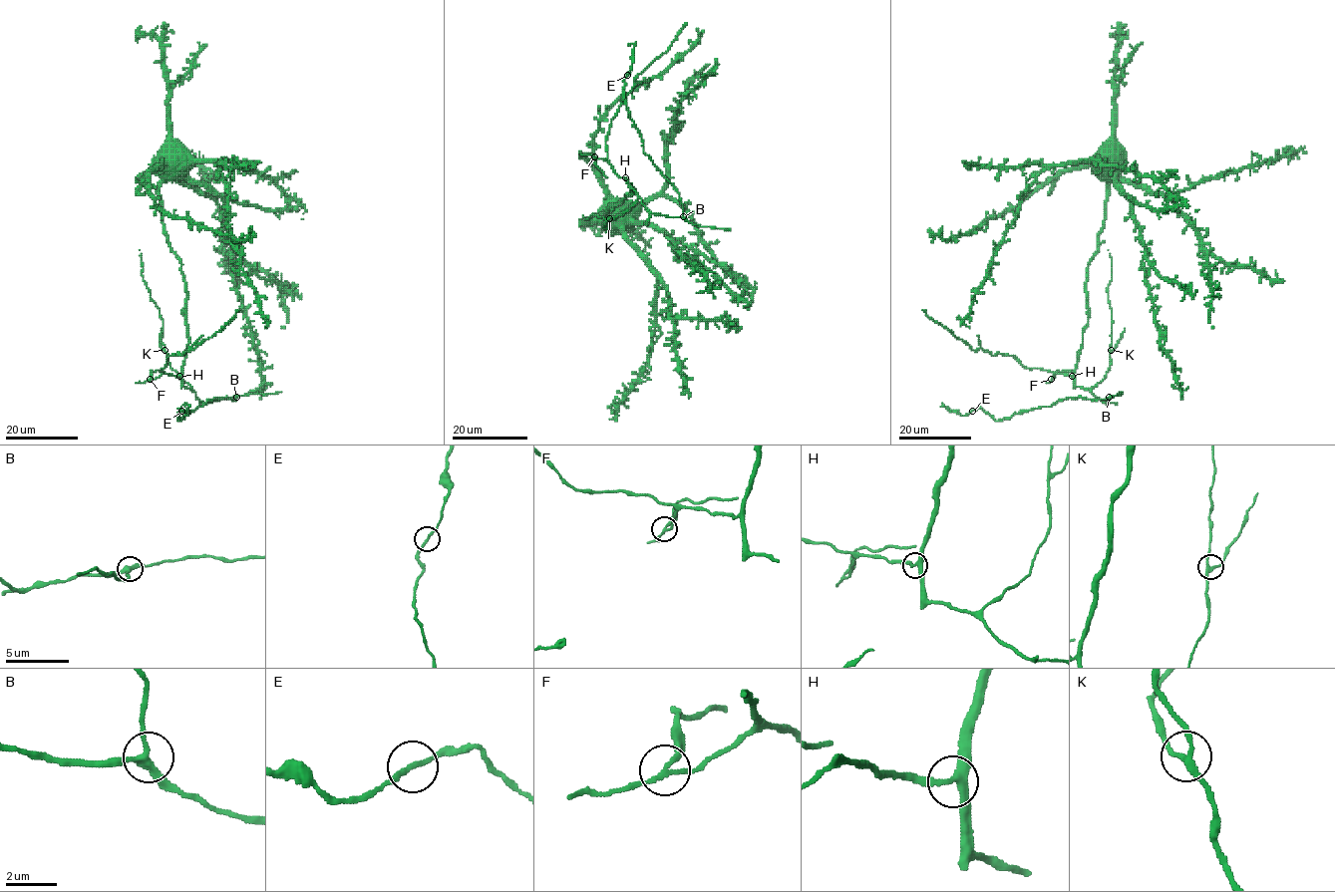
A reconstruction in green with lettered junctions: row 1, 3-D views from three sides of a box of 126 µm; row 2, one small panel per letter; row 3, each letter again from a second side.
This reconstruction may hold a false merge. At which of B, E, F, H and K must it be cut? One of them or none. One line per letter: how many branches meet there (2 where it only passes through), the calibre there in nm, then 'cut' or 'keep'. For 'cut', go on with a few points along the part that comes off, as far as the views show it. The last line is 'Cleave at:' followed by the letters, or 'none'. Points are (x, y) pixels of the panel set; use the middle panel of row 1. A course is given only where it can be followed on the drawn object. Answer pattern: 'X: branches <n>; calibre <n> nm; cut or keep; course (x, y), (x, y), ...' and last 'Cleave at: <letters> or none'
B: branches 3; calibre 280 nm; keep
E: branches 2; calibre 190 nm; keep
F: branches 3; calibre 170 nm; cut; course (593, 156), (595, 164), (607, 177)
H: branches 3; calibre 280 nm; keep
K: branches 3; calibre 220 nm; keep
Cleave at: F

